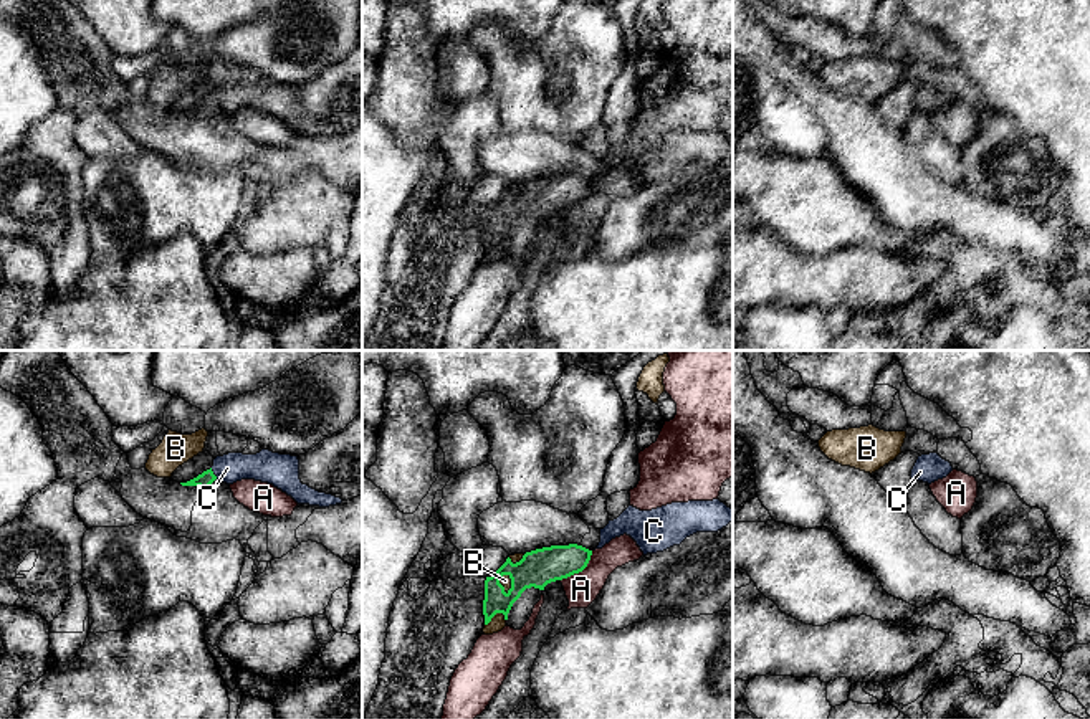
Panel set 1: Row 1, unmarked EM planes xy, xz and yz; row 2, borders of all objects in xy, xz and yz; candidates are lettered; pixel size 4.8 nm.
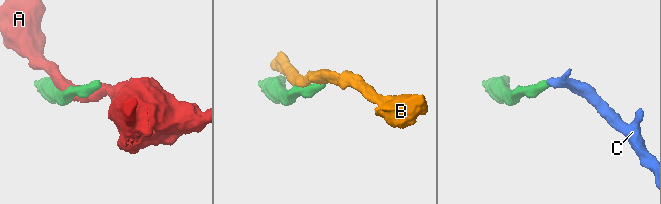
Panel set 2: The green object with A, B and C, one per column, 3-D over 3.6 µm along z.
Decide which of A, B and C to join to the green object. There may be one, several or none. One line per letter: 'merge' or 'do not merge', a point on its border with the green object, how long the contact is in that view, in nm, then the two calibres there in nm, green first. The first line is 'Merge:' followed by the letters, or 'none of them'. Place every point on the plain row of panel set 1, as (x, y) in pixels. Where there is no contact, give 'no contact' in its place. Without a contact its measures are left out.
Merge: C
A: do not merge; meets green in xz at (581, 200); contact 220 nm long; 180 nm thick on the green side, 160 nm on the other
B: do not merge; meets green in xz at (495, 243); contact 120 nm long; 140 nm thick on the green side, 70 nm on the other
C: merge; meets green in xy at (212, 103); contact 70 nm long; 70 nm thick on the green side, 140 nm on the other

